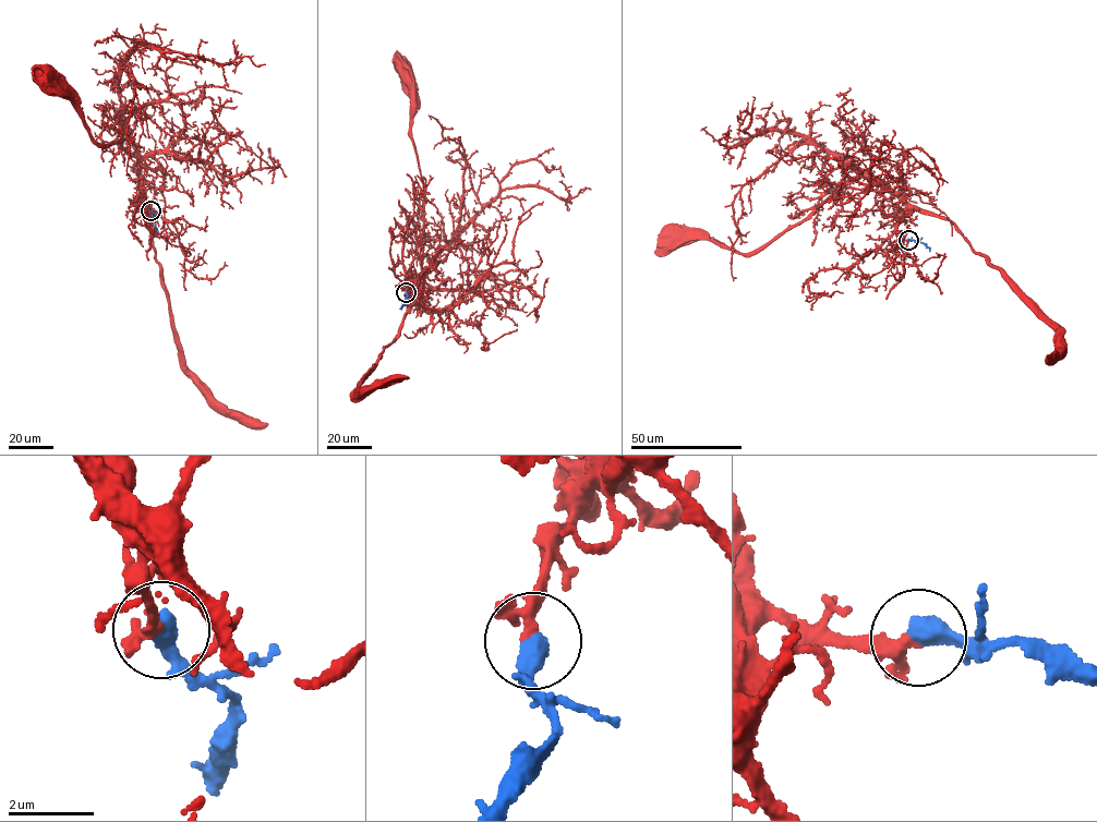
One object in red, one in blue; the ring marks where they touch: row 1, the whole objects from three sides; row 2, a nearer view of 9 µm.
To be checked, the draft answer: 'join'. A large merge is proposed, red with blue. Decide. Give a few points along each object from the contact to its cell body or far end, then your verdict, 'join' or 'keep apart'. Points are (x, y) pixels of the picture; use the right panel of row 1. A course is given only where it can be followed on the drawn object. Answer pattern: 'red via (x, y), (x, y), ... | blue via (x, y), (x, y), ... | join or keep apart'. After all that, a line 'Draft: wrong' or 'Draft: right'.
red via (907, 240), (896, 231), (905, 214), (919, 209), (949, 219), (1057, 330), (1052, 355) | blue via (908, 240), (921, 242), (929, 251) | join
Draft: right

